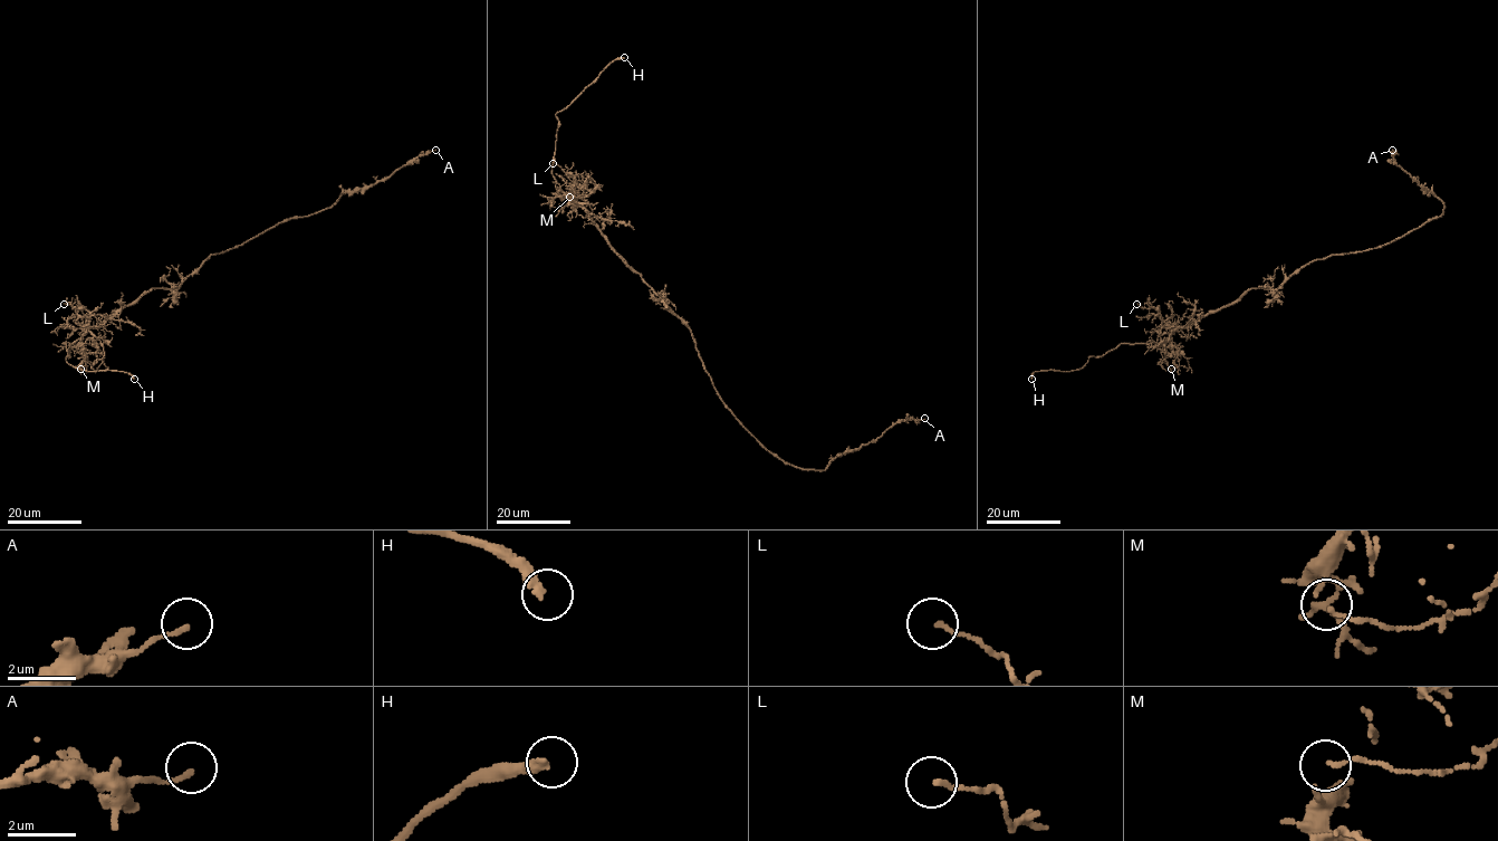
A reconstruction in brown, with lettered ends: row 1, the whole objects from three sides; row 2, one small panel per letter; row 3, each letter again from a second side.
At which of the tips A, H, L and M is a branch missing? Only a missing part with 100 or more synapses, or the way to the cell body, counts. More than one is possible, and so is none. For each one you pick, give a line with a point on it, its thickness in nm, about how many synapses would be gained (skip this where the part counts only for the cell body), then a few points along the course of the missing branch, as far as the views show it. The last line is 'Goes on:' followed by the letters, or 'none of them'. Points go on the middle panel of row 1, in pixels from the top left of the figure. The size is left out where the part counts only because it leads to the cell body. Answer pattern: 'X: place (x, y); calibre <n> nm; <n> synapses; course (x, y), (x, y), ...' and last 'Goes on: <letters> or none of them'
H: place (624, 57); calibre 300 nm; course (624, 57), (622, 44), (626, 42)
Goes on: H

